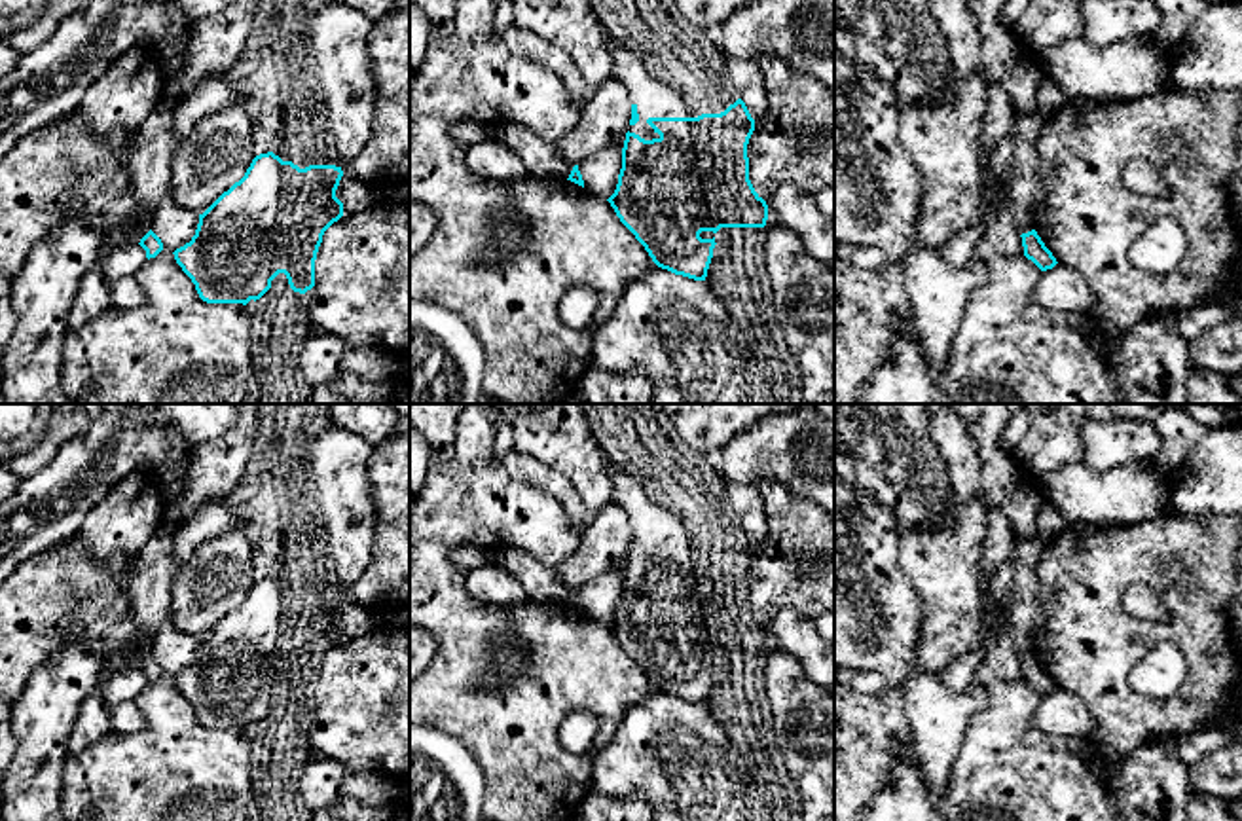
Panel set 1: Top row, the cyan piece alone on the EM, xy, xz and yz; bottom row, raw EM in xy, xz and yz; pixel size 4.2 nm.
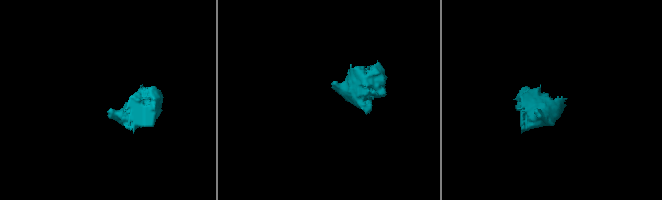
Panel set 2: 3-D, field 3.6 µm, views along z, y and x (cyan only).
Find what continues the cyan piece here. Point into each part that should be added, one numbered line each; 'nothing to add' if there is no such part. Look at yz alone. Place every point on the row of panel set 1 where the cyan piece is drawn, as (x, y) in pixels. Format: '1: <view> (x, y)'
nothing to add

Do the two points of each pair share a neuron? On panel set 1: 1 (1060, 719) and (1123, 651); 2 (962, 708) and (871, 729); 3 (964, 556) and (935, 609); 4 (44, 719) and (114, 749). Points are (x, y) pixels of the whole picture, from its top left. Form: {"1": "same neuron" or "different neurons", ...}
{"1": "different neurons", "2": "different neurons", "3": "same neuron", "4": "different neurons"}

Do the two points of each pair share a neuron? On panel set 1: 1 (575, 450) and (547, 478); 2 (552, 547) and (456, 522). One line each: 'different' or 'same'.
1: different
2: same

